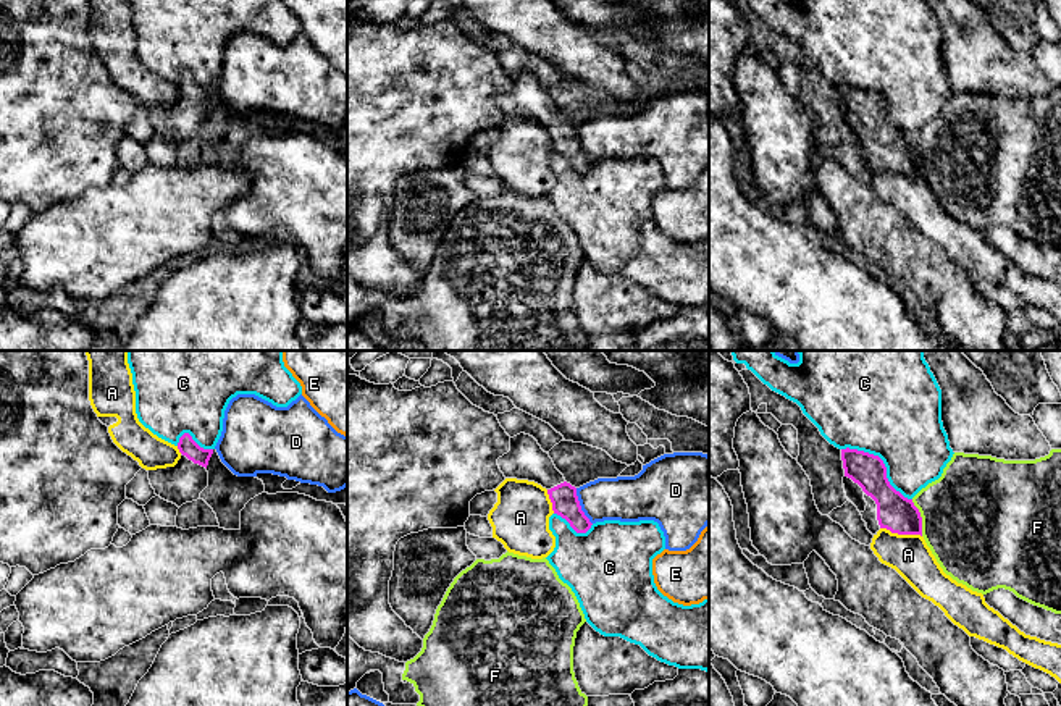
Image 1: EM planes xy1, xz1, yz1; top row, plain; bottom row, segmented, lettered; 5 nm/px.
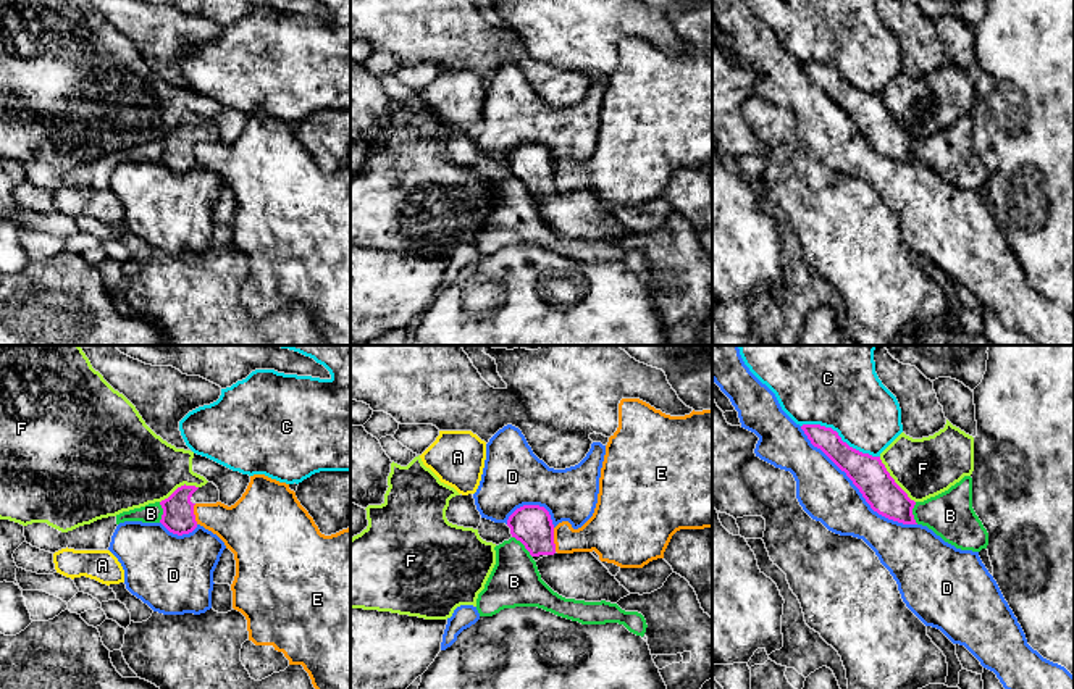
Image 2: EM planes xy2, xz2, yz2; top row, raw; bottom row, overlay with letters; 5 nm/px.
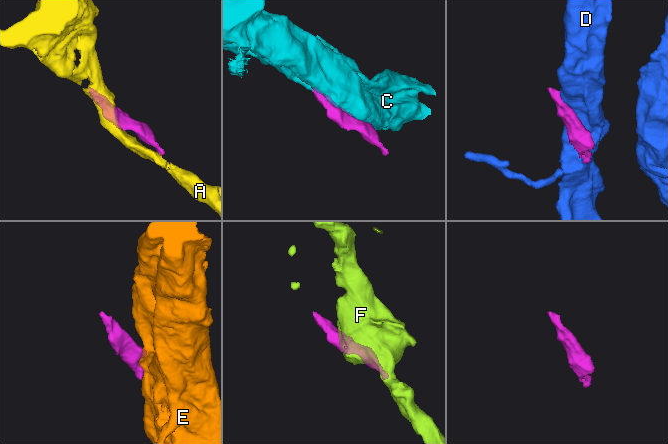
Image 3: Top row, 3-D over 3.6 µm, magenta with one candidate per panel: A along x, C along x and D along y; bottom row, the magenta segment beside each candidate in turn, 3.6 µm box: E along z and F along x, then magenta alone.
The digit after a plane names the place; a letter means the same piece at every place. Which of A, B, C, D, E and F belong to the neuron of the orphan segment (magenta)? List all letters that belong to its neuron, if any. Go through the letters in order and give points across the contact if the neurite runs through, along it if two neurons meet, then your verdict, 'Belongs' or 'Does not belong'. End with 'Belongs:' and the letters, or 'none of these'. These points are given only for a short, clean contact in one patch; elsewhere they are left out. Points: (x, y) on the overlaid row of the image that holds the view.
A: Does not belong
B: Boundary: xz2 (512, 536), (532, 557). Does not belong
C: Does not belong
D: Does not belong
E: Does not belong
F: Does not belong
Belongs: none of these

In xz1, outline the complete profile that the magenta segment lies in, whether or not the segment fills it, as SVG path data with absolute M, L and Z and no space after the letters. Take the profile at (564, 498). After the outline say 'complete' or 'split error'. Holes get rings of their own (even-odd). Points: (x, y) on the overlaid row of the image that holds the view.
M520 433L510 438L510 451L497 459L497 465L505 478L528 480L546 488L554 514L565 519L577 533L591 528L593 523L581 511L577 488L565 481L533 436Z; split error

